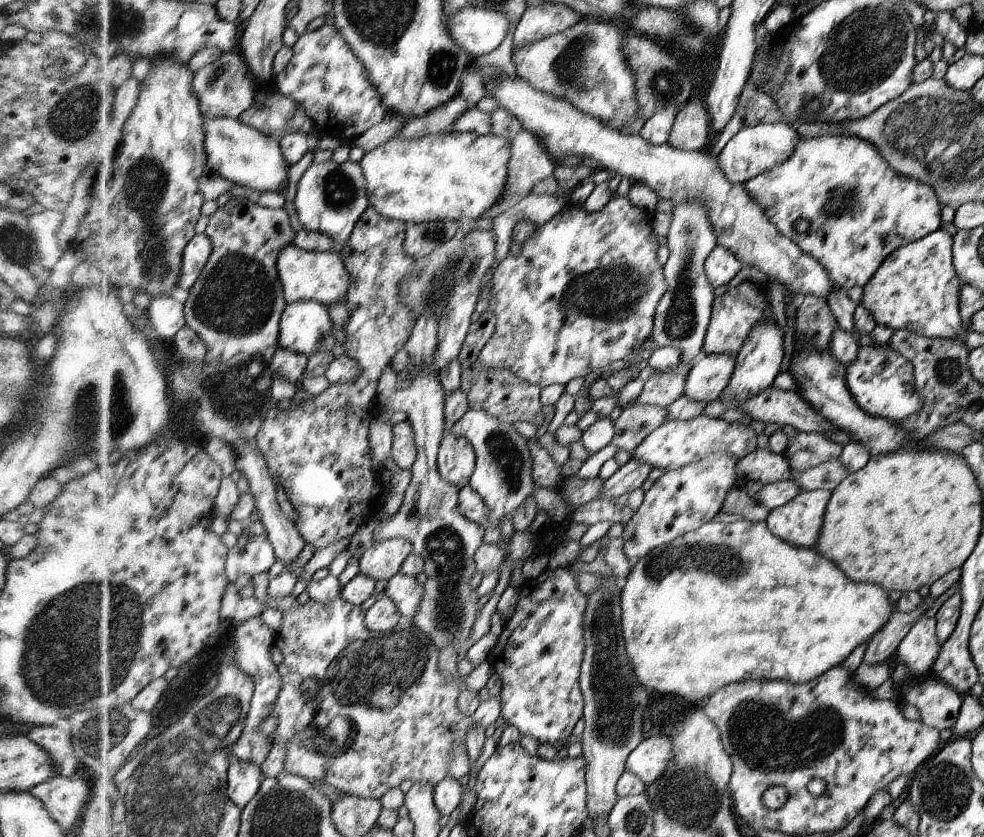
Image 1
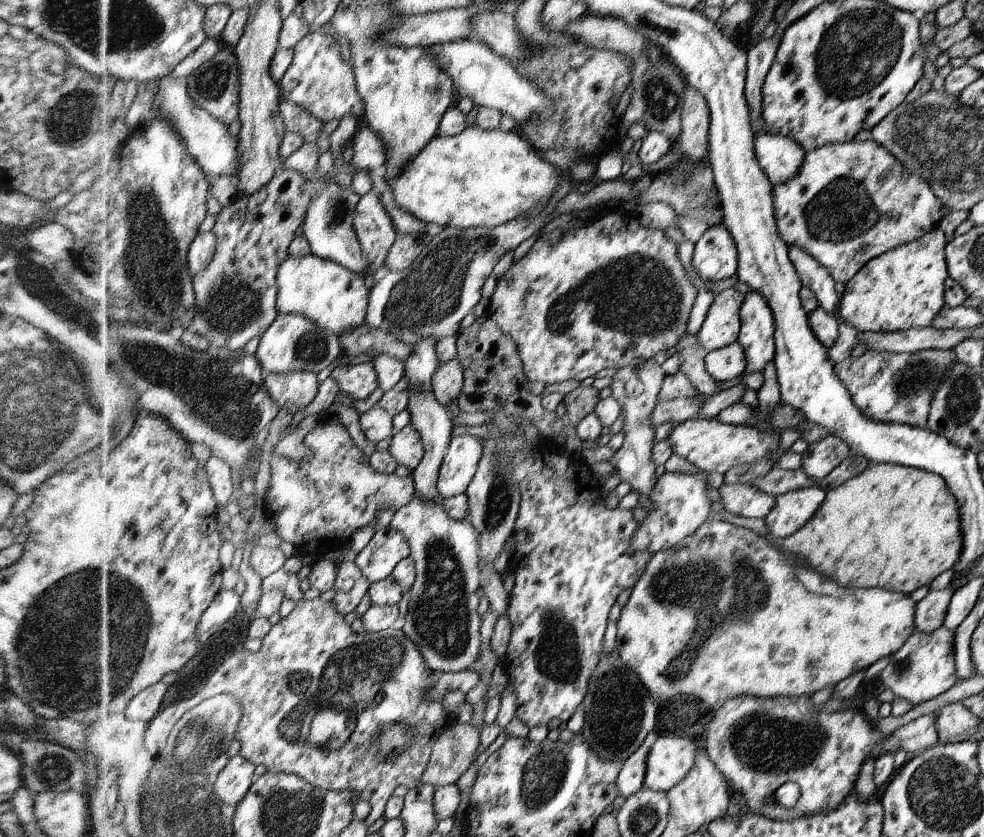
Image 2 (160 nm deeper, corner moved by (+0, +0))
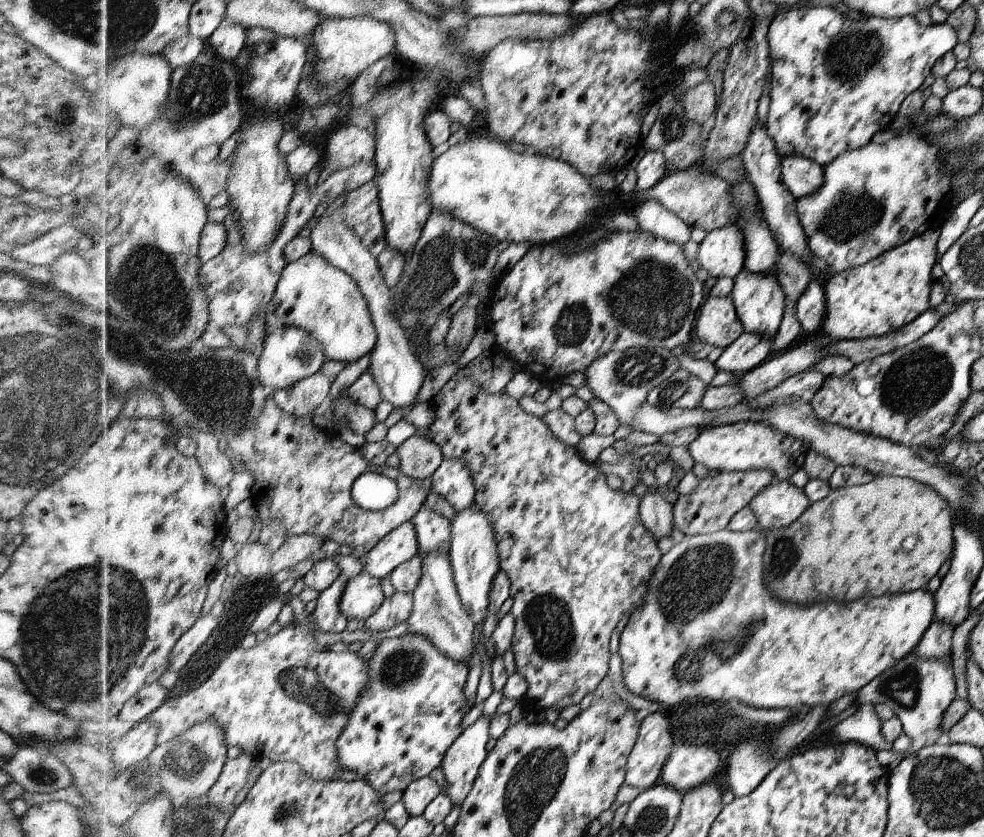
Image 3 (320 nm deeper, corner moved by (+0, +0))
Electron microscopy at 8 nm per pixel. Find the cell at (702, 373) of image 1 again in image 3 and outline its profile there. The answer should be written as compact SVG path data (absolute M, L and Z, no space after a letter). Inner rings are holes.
M743 332L732 345L724 348L714 366L717 371L726 373L748 373L769 359L774 340L775 336Z

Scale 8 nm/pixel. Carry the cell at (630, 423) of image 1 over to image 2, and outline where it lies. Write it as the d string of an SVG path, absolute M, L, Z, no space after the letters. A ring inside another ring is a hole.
M697 394L694 398L680 398L667 402L657 401L654 410L652 410L652 416L650 416L652 428L658 430L666 422L681 424L695 417L696 412L702 408L702 404L704 404L704 398L700 394Z

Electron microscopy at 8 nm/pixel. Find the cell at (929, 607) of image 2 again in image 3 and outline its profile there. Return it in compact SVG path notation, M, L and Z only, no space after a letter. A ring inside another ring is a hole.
M932 618L931 626L928 626L927 633L924 634L917 647L917 654L924 660L942 660L952 654L952 626L938 622Z

